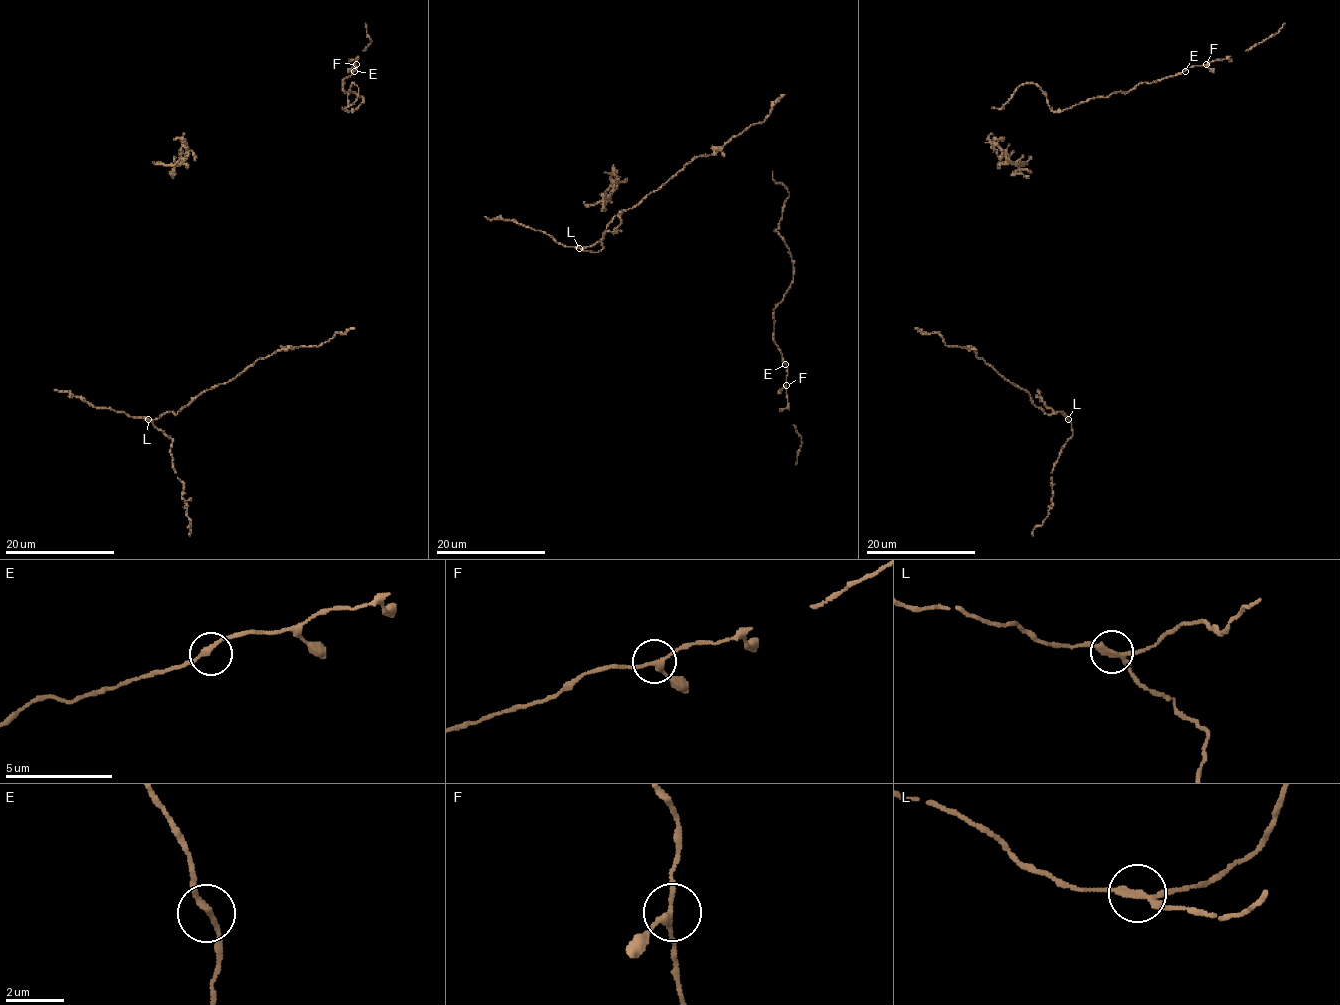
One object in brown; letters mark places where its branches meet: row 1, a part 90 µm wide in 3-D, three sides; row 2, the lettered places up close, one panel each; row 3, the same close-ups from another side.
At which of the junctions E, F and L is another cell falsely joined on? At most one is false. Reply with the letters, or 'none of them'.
L

